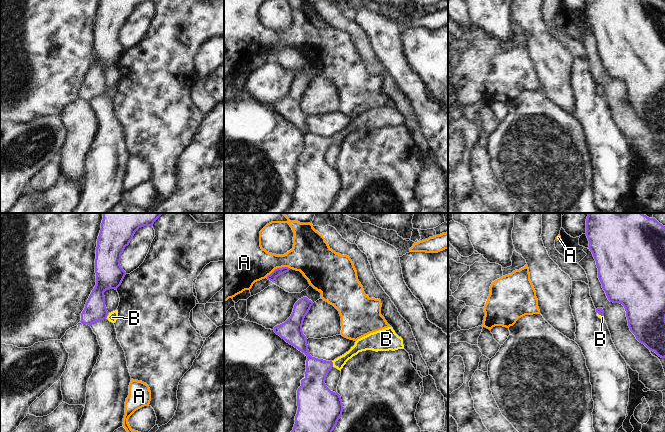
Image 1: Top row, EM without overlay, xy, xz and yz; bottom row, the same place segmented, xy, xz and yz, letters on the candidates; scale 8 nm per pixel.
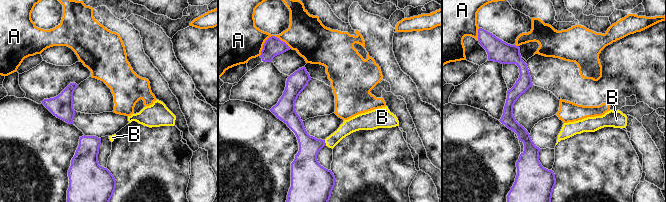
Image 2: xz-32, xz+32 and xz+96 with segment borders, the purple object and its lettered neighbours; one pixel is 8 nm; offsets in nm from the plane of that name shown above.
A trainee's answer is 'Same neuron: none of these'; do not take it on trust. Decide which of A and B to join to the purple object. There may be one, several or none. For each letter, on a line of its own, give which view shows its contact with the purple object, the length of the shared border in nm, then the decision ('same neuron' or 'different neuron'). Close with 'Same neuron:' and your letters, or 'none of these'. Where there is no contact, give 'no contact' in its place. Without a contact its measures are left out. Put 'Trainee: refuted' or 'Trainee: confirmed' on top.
Trainee: refuted
A: xz | 220 nm | different neuron
B: xz | 50 nm | same neuron
Same neuron: B

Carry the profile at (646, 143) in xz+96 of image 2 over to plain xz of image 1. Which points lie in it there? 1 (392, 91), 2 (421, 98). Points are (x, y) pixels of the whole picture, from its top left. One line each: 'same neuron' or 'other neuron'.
1: same neuron
2: other neuron

